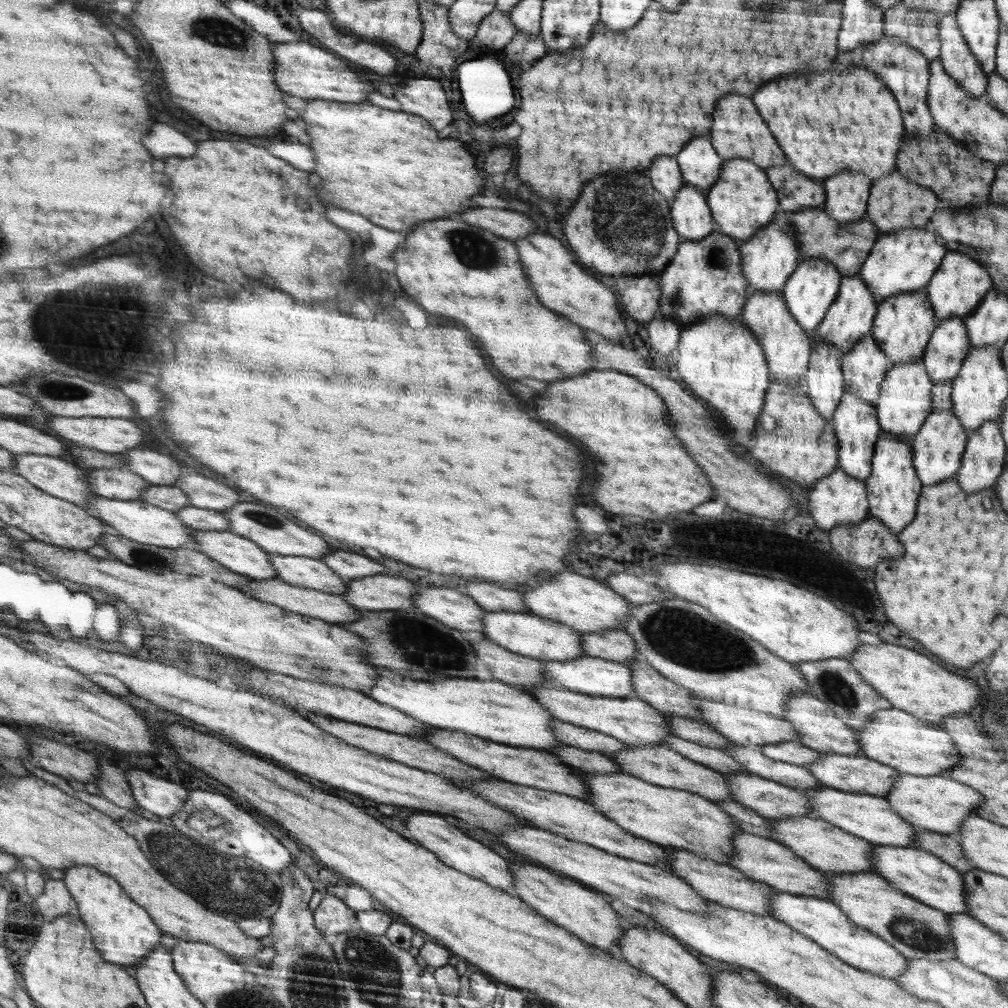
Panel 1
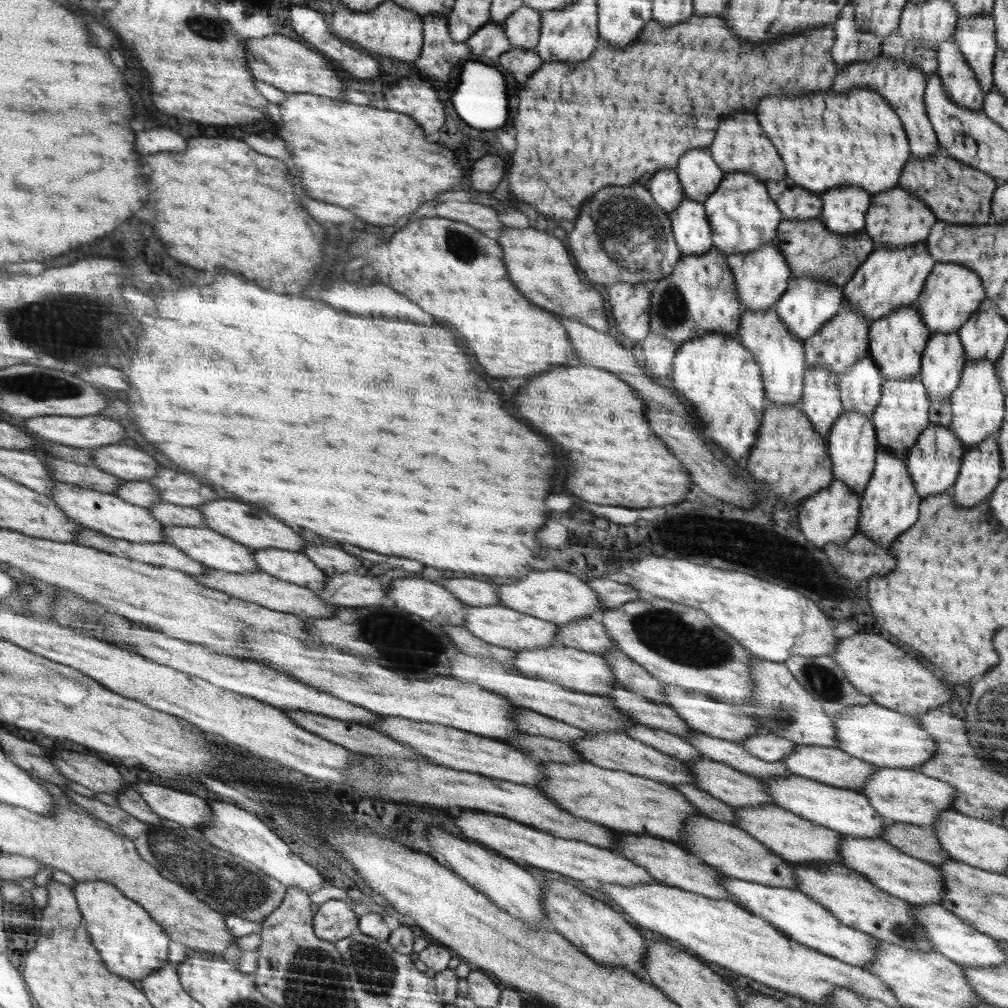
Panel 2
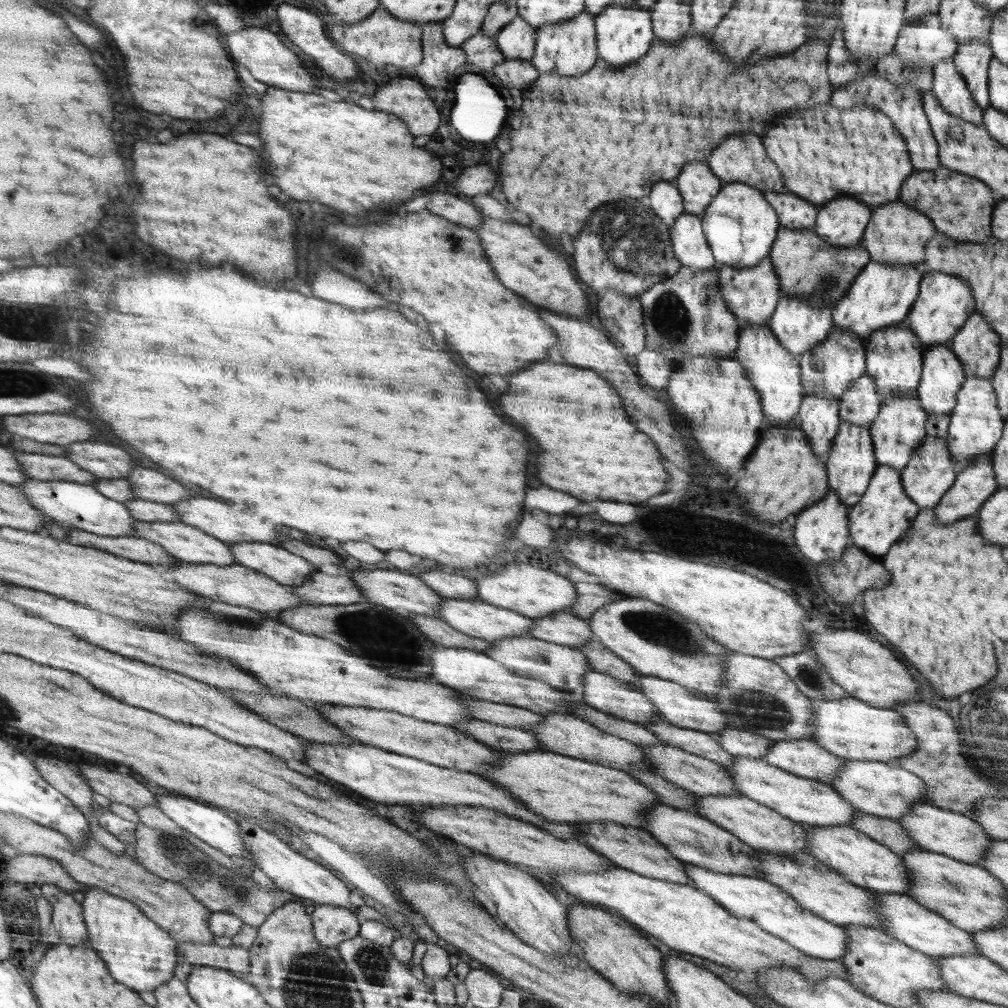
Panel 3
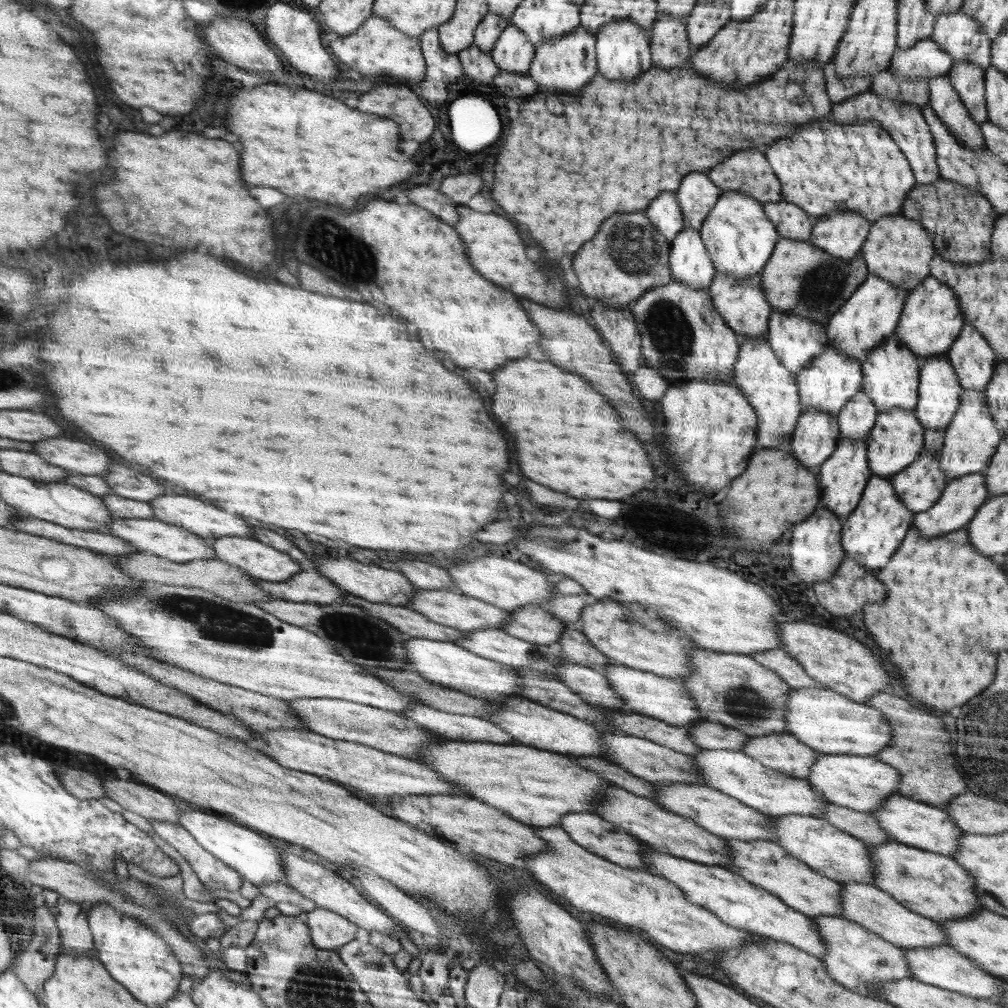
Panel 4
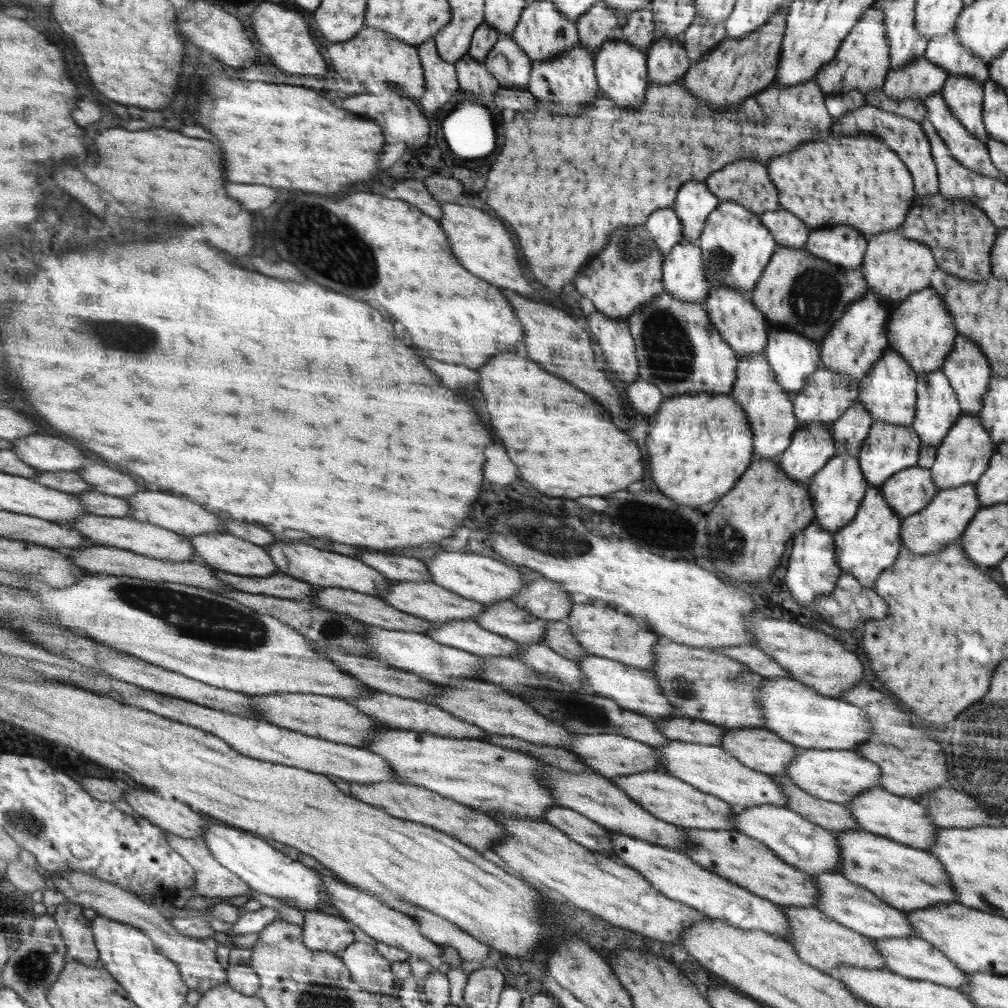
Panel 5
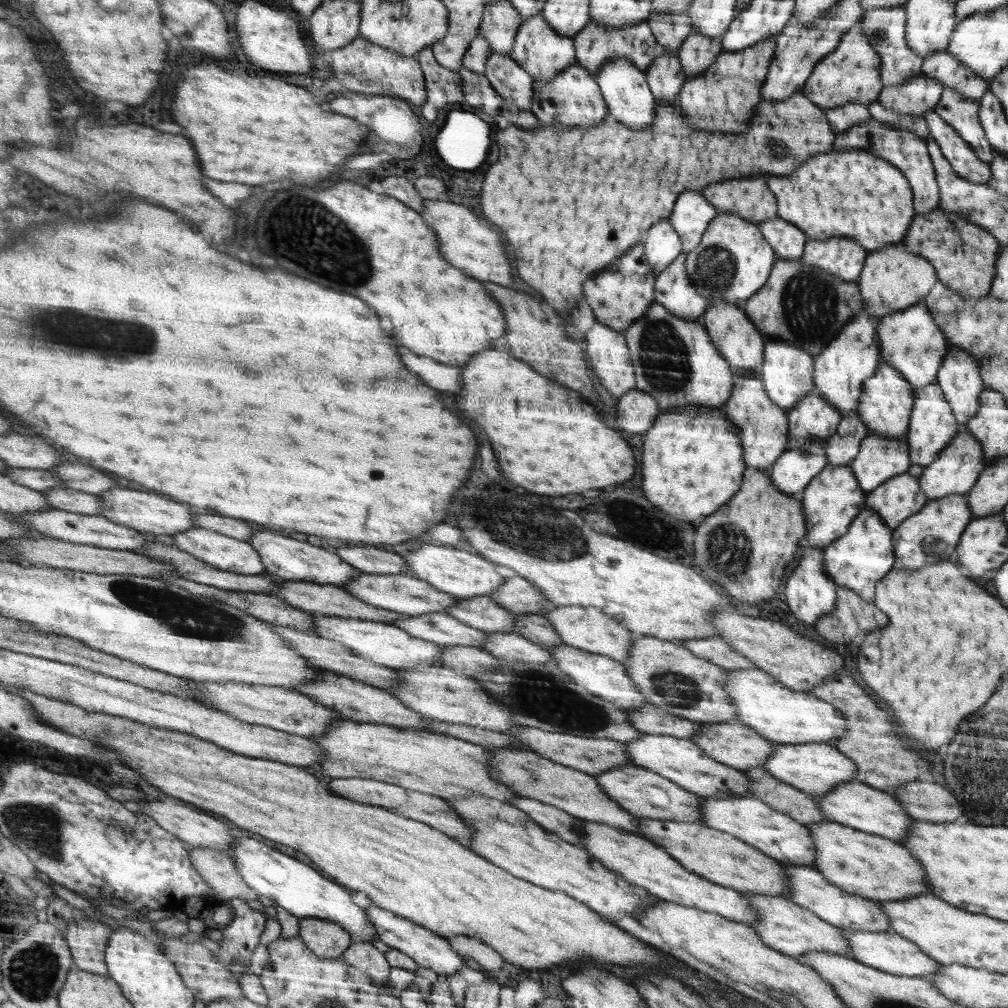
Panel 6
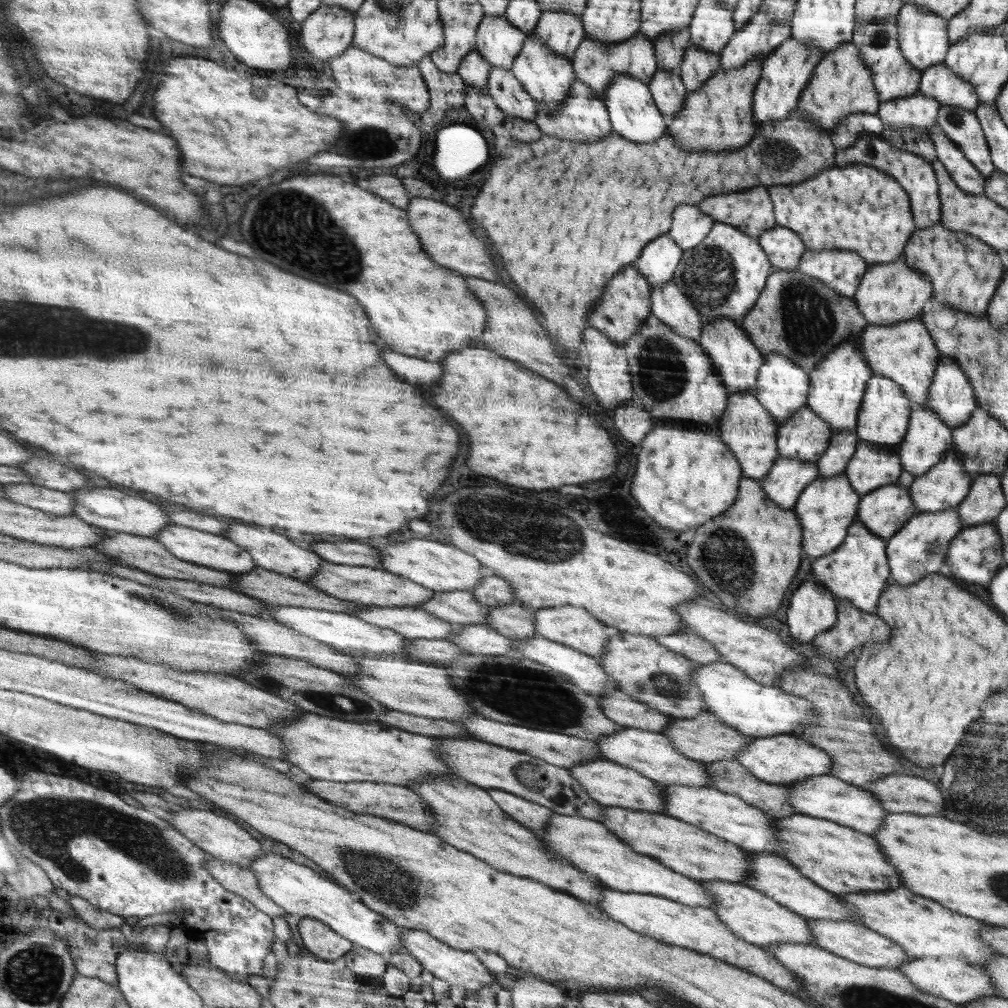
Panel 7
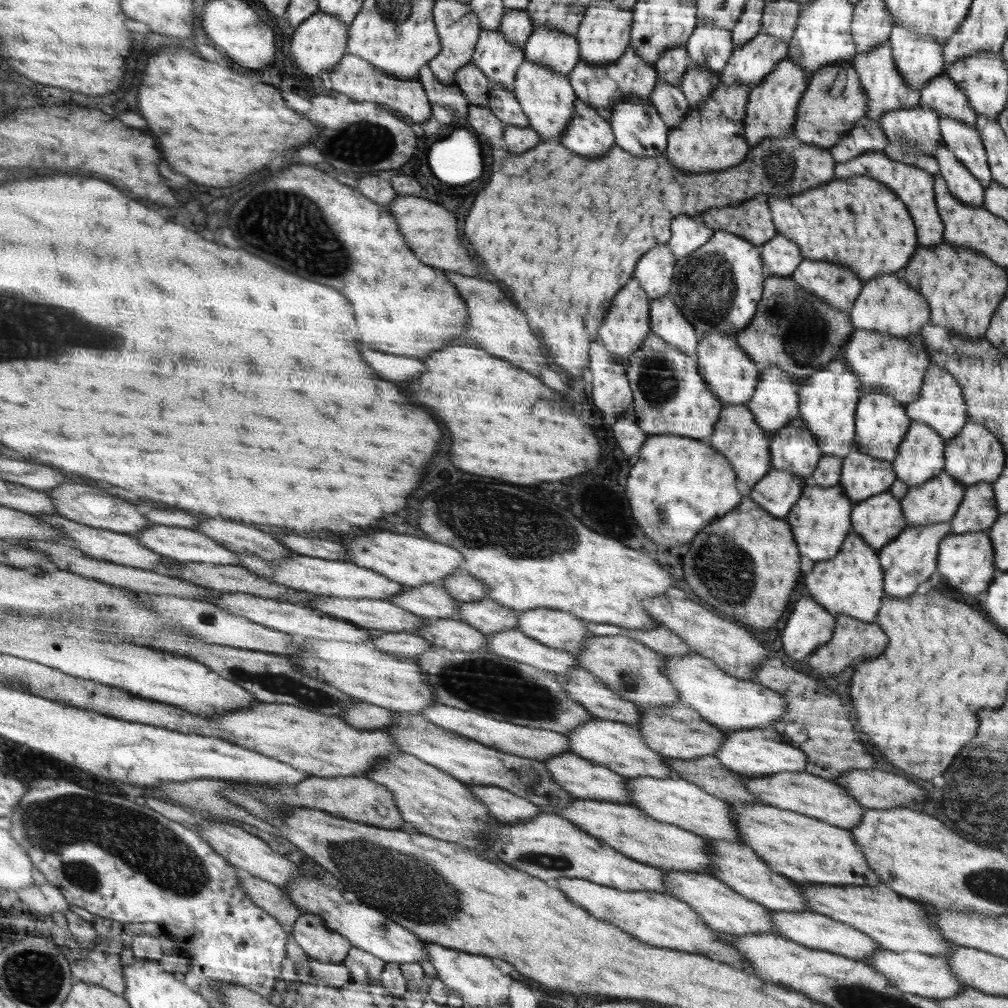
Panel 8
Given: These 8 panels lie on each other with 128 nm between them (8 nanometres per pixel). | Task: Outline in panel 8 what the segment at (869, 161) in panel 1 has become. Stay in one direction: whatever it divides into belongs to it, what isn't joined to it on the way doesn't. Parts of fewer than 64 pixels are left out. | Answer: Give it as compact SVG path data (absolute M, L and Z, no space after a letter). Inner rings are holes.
M866 176L846 178L846 180L834 178L834 182L826 182L826 186L818 186L814 190L807 190L804 194L798 194L792 198L782 198L782 200L769 198L768 202L778 234L786 235L797 242L804 259L842 262L842 266L852 268L852 274L857 276L862 284L873 279L876 272L882 272L884 276L900 274L901 270L909 265L913 254L920 246L920 240L916 236L917 228L914 228L913 217L910 218L912 215L909 209L890 188Z

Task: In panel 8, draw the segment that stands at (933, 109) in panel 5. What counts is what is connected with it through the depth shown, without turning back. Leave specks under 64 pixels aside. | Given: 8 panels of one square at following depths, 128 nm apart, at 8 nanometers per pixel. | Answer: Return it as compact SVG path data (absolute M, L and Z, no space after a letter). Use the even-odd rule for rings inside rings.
M944 144L938 146L935 158L940 164L940 174L945 178L950 194L962 204L970 204L974 208L985 204L985 187L961 162L953 151Z

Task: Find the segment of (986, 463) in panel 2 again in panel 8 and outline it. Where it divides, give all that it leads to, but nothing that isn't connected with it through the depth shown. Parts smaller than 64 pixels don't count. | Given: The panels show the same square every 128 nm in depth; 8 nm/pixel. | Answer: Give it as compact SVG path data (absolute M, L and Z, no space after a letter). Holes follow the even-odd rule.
M949 522L930 523L924 526L905 527L900 536L885 545L880 551L879 561L885 575L885 597L906 598L918 584L926 582L936 572L940 546L947 535L952 534Z

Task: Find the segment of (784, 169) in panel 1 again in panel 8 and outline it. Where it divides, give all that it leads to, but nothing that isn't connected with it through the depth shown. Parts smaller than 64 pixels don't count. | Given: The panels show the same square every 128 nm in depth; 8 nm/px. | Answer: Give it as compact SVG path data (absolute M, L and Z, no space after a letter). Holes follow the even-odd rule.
M778 234L762 245L761 257L765 260L766 275L791 277L804 260L797 242Z

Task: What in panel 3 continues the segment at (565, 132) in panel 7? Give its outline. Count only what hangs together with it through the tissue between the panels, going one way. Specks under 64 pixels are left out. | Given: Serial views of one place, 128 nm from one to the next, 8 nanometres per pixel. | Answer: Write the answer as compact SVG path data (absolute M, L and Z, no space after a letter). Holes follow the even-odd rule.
M584 10L577 17L551 25L540 25L536 29L536 44L531 63L540 75L578 76L588 73L597 64L596 18Z

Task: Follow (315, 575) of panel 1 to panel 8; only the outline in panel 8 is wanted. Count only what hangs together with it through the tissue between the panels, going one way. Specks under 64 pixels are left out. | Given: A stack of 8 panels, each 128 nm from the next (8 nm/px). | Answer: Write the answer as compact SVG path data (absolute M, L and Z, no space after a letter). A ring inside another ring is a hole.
M156 526L140 534L142 542L160 554L184 560L184 562L212 562L212 564L238 564L236 552L218 544L214 538L178 526Z

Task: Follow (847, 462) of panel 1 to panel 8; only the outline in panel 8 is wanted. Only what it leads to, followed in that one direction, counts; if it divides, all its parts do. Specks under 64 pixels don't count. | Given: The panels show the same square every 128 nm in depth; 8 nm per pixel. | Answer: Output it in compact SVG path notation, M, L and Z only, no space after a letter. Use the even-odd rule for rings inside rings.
M814 483L804 486L804 492L792 512L786 516L791 526L797 546L802 556L810 558L810 564L820 561L829 561L837 556L844 540L852 532L852 512L854 502L850 500L841 484L823 487Z

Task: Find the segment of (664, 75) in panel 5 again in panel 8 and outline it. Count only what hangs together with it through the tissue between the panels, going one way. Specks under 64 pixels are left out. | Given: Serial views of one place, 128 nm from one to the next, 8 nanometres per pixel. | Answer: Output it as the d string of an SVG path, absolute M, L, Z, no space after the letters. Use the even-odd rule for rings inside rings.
M658 82L650 93L649 100L652 108L658 110L658 114L666 122L669 130L677 127L691 110L682 89L673 84Z

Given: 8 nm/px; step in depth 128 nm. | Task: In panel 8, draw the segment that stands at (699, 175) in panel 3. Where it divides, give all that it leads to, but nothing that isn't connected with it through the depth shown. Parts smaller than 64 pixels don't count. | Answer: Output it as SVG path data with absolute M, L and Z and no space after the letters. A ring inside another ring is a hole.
M681 214L672 222L672 236L666 243L676 258L684 258L700 246L704 246L714 230L707 227L699 216Z

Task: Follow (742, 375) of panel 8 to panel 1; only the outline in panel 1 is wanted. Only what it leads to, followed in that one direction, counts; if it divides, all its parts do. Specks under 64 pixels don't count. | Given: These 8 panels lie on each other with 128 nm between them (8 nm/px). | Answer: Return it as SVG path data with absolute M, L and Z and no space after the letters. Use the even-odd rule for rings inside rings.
M778 210L765 228L746 242L741 243L742 274L751 282L756 291L780 291L785 288L785 282L796 272L800 264L799 244L795 230L790 224L792 212Z

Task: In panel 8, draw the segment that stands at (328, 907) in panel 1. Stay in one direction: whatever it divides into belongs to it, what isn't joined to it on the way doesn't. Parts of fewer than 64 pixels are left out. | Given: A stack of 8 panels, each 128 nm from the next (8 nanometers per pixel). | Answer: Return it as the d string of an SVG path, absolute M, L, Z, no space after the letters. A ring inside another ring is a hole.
M303 913L290 927L296 942L310 959L342 963L354 947L338 931L330 930L325 925L325 919L317 914Z

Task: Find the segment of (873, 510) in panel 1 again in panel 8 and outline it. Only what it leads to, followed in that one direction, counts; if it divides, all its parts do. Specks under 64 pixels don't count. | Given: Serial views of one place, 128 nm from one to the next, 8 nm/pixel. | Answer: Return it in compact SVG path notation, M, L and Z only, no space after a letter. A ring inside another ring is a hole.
M850 532L837 556L829 561L809 564L804 576L806 589L824 610L837 616L850 616L860 622L874 623L880 614L885 594L885 575L874 550L858 533Z

